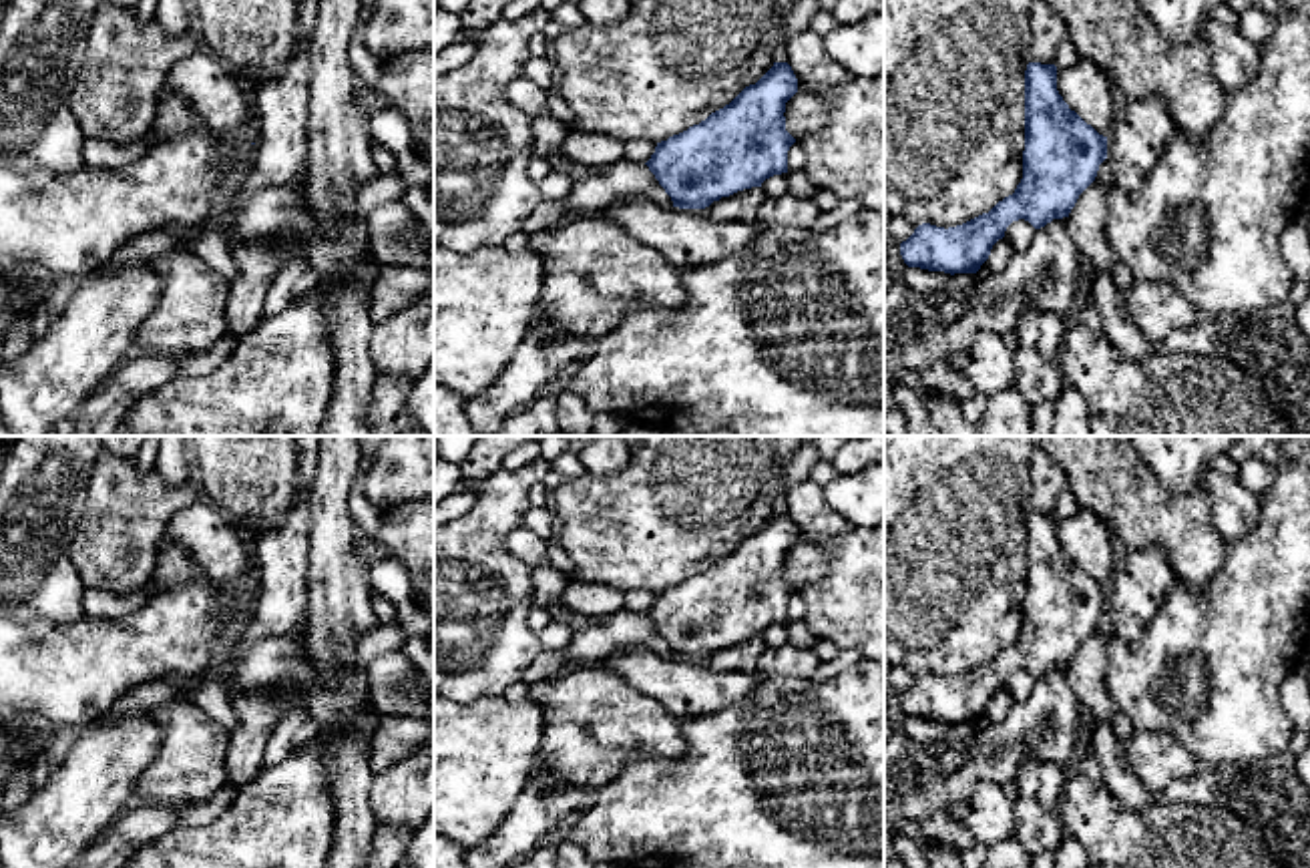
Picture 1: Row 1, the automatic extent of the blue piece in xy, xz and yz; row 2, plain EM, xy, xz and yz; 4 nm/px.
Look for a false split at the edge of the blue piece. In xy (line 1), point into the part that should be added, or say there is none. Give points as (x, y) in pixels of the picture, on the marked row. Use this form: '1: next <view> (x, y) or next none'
1: next none

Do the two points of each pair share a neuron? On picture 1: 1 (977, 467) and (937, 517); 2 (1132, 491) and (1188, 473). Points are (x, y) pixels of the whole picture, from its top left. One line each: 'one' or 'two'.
1: one
2: two

